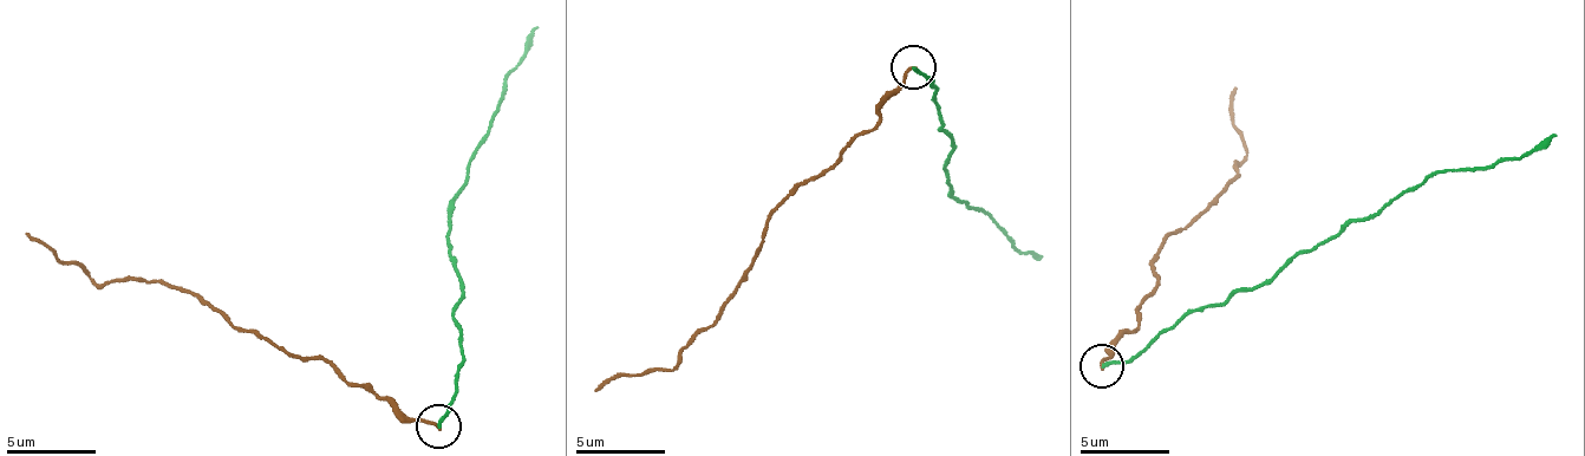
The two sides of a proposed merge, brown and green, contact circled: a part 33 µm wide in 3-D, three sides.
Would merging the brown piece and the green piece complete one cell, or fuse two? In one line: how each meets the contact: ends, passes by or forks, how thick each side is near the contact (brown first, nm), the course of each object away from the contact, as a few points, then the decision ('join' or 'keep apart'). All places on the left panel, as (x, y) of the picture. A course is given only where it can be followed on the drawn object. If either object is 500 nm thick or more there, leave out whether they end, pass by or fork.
brown ends there; green ends there; 170 nm thick on the brown side, 170 nm on the other; brown runs (439, 424), (418, 422), (345, 378), (319, 357), (295, 358), (171, 284), (147, 278), (96, 285), (27, 232); green runs (439, 424), (449, 415), (461, 356), (455, 326), (458, 273), (447, 242), (455, 201), (539, 27); keep apart

